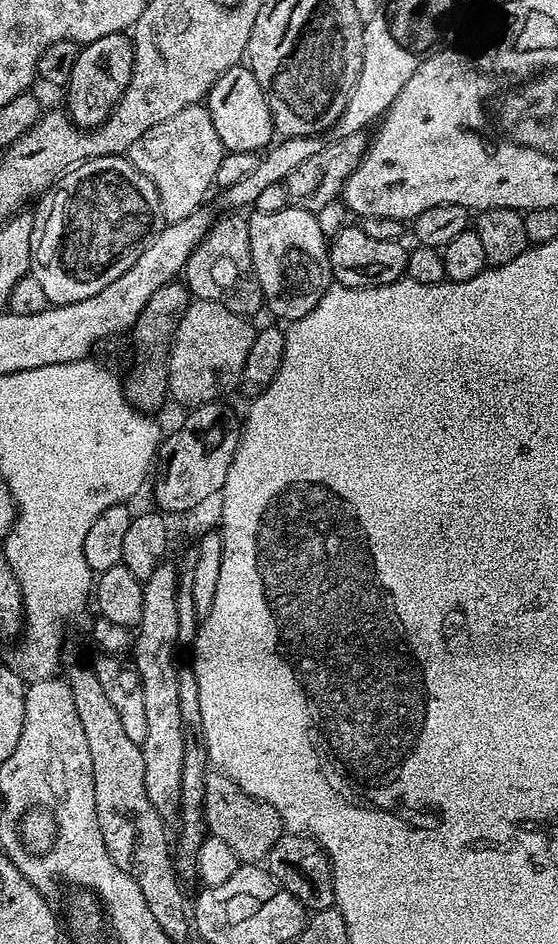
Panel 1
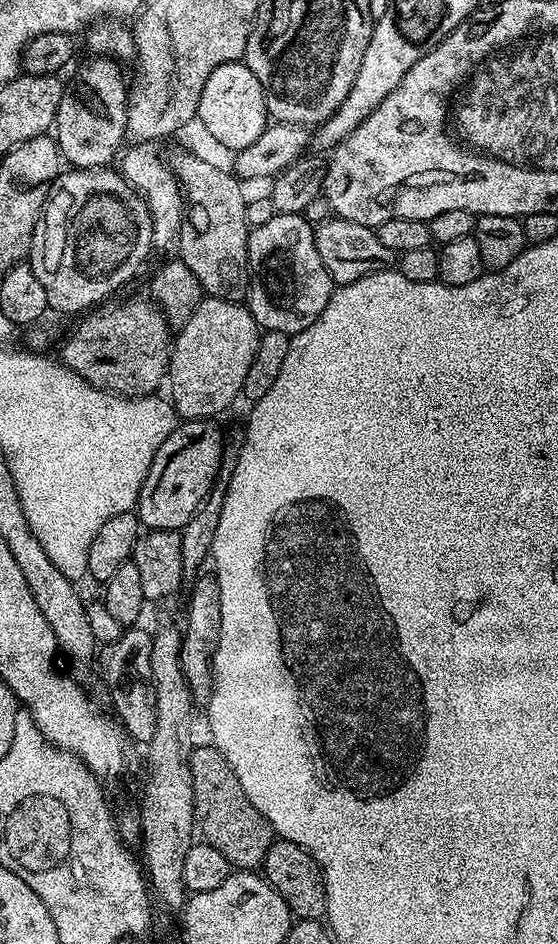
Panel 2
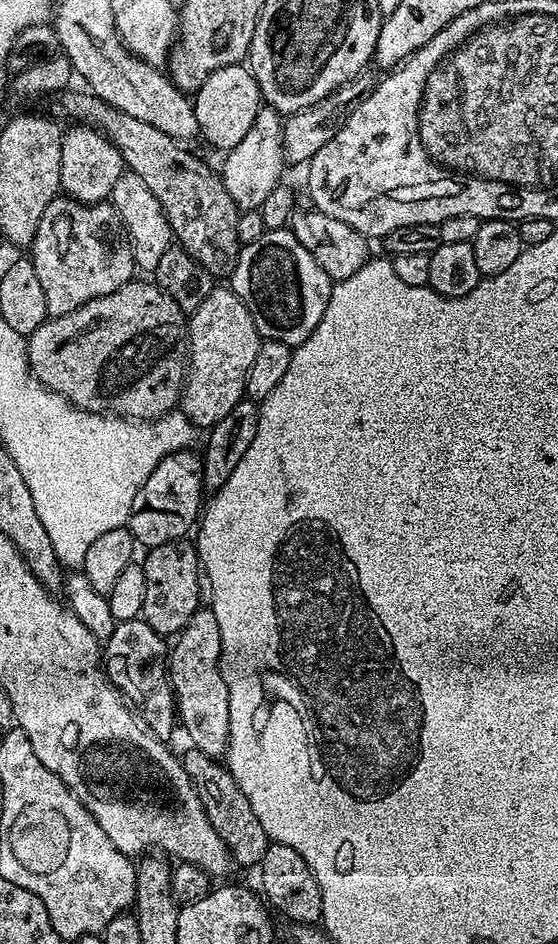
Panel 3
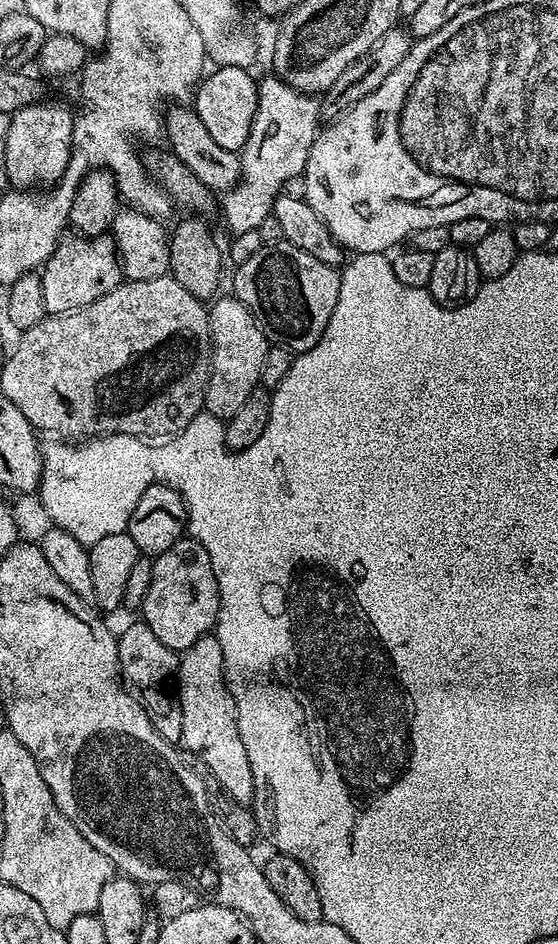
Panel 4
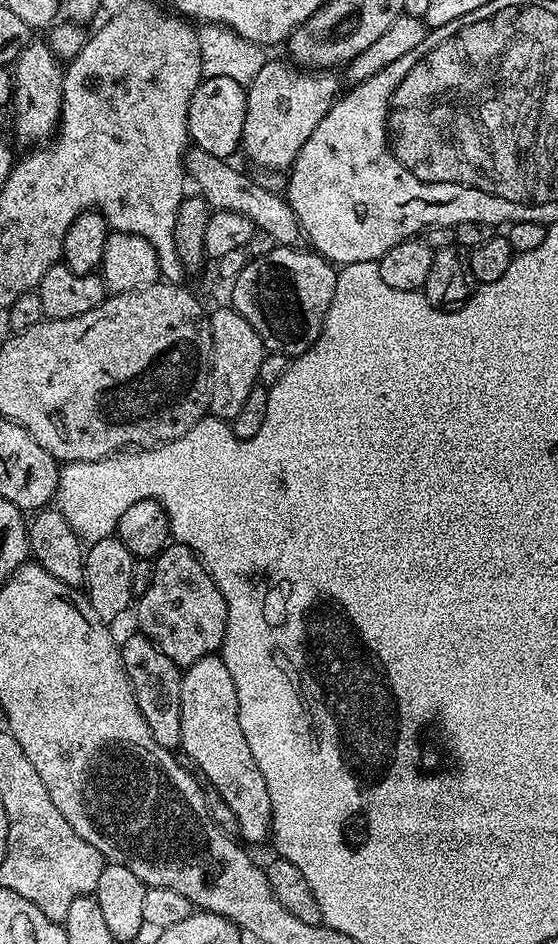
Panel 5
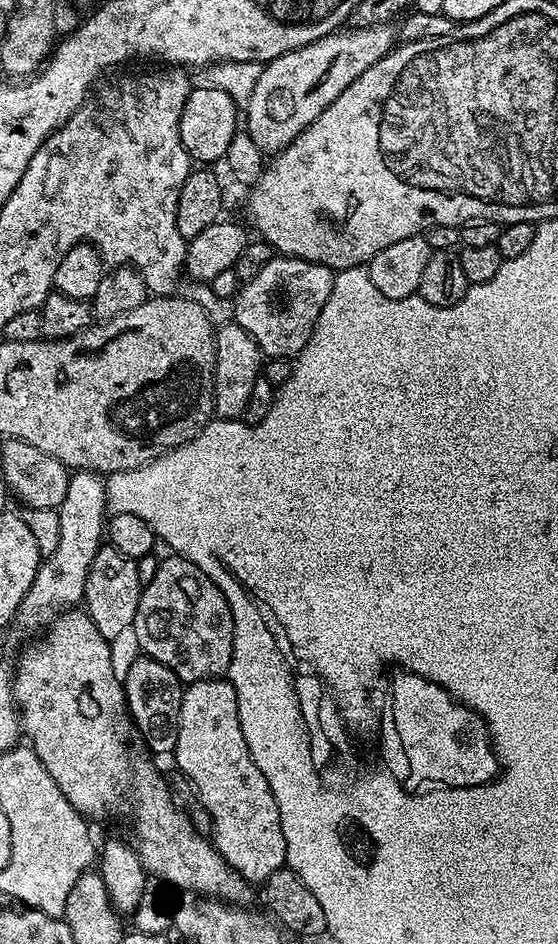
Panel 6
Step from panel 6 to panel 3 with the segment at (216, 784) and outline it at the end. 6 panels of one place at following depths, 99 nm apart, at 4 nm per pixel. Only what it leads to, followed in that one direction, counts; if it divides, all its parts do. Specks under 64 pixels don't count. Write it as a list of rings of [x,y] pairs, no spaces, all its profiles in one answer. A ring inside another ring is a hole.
[[[201,606],[186,622],[186,626],[175,637],[170,648],[170,686],[175,694],[175,709],[184,722],[183,731],[188,733],[191,747],[202,750],[202,754],[220,758],[228,750],[230,730],[230,702],[226,682],[220,674],[220,651],[222,634],[218,630],[218,618],[214,618],[211,607]]]

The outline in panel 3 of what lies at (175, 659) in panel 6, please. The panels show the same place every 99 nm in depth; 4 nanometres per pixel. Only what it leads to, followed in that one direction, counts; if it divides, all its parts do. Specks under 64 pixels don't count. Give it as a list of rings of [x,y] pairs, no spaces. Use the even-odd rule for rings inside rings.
[[[185,538],[166,542],[157,548],[147,549],[142,563],[146,574],[146,602],[142,618],[150,627],[165,638],[179,634],[190,622],[190,618],[201,607],[200,580],[202,581],[202,565],[200,554],[195,543]]]

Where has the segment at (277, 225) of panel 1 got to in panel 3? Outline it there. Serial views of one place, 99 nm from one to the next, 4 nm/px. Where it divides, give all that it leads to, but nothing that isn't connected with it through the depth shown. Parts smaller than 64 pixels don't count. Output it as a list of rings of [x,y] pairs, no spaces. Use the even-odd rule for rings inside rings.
[[[287,227],[265,230],[254,242],[243,245],[231,276],[232,293],[250,310],[261,337],[289,346],[306,342],[314,334],[314,326],[326,314],[334,283]]]

